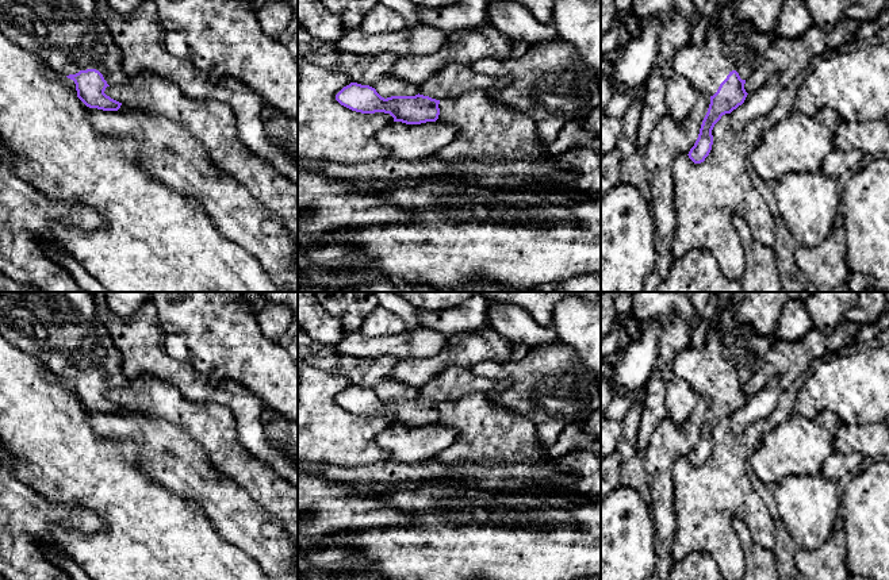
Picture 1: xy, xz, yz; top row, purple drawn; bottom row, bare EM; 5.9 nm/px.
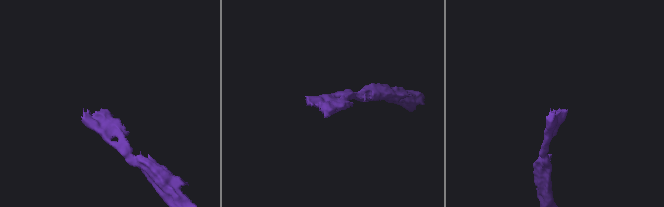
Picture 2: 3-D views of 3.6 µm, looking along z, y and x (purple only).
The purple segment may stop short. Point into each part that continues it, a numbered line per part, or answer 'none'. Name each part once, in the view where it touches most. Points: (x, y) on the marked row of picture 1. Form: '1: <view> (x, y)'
1: xy (68, 35)

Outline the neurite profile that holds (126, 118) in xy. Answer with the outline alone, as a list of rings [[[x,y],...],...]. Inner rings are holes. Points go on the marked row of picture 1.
[[[83,101],[81,104],[88,110],[93,127],[120,141],[134,139],[139,149],[138,161],[142,168],[166,187],[199,200],[223,237],[254,256],[279,287],[288,292],[298,292],[296,245],[281,219],[264,210],[233,177],[223,174],[200,142],[184,127],[126,104],[122,104],[118,111],[89,108]]]

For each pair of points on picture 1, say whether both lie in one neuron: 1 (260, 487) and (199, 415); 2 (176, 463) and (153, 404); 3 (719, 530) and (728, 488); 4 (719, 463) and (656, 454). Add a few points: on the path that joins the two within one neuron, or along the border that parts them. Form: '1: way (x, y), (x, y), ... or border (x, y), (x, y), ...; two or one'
1: way (244, 469), (222, 448), (215, 433); one
2: border (130, 408), (173, 423), (188, 434); two
3: way (719, 519), (728, 510), (728, 499); one
4: border (686, 456), (679, 457), (674, 463), (674, 488); two

